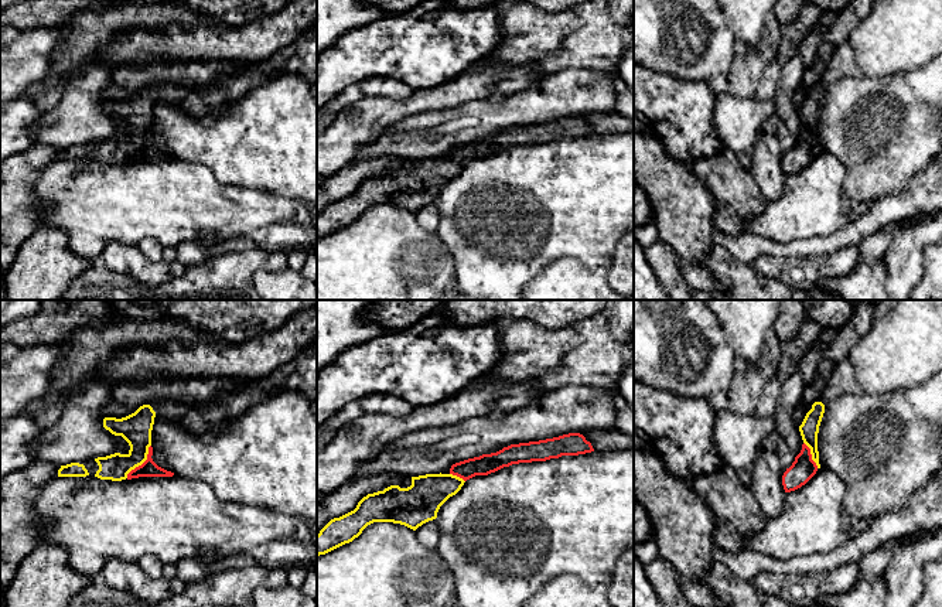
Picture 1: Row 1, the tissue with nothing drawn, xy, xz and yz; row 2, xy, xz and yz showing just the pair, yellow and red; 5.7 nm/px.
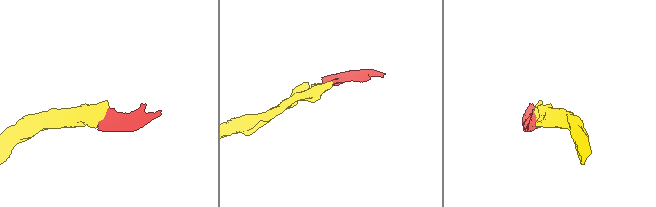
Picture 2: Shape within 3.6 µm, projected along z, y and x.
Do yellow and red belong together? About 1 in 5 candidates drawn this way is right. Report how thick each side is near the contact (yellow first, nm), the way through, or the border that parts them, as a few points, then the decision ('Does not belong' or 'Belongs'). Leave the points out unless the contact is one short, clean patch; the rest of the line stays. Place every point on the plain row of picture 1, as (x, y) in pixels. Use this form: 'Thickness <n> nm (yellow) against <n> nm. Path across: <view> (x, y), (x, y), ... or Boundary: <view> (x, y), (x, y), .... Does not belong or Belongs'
Thickness 180 nm (yellow) against 100 nm. Path across: xy (136, 112), (142, 146), (149, 152). Belongs

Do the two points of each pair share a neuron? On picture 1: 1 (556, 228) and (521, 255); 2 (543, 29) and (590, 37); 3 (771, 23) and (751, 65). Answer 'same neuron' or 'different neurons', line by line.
1: same neuron
2: same neuron
3: same neuron

